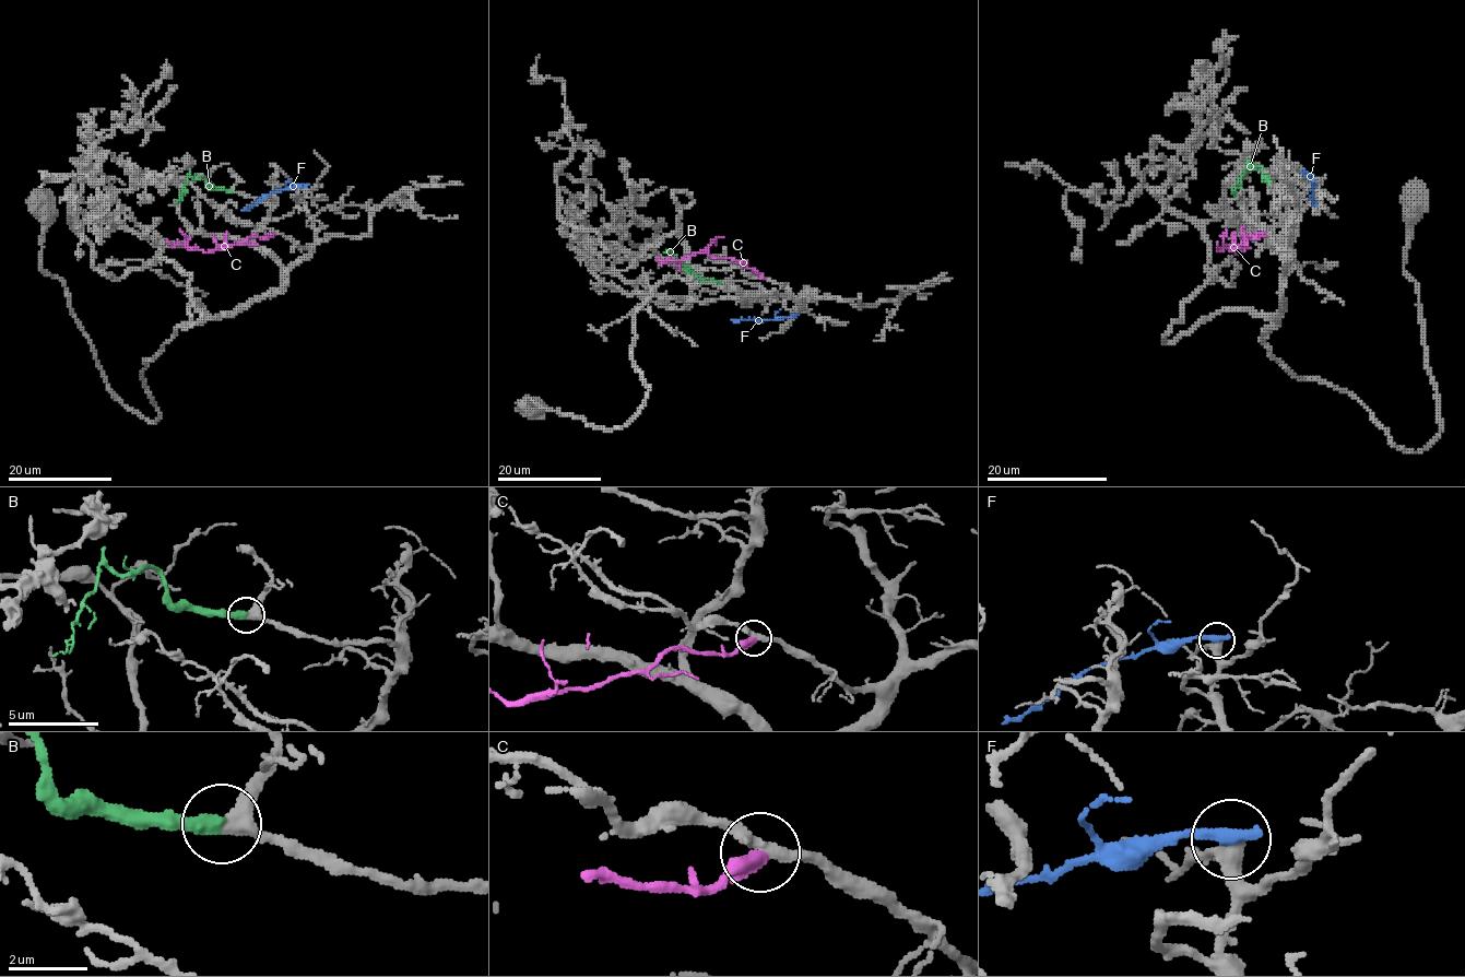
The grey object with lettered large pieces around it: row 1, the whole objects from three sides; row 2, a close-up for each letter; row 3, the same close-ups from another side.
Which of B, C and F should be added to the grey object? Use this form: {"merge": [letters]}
{"merge": ["B"]}

